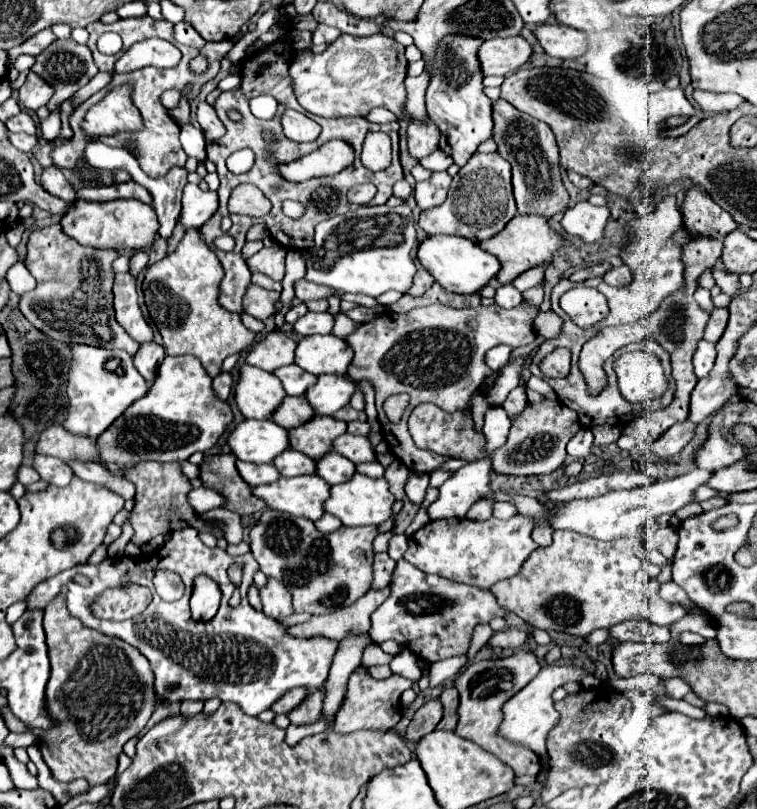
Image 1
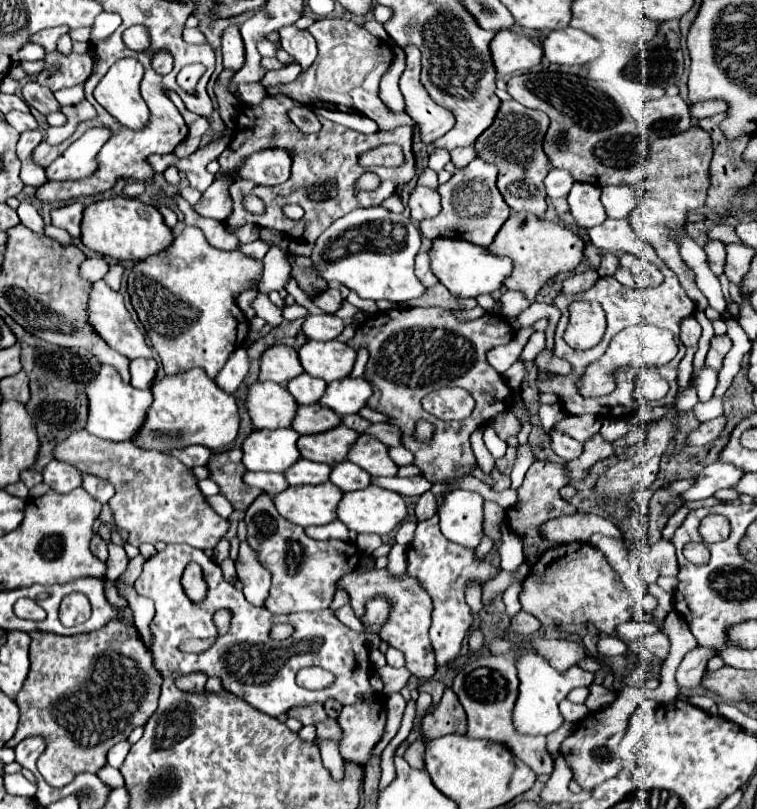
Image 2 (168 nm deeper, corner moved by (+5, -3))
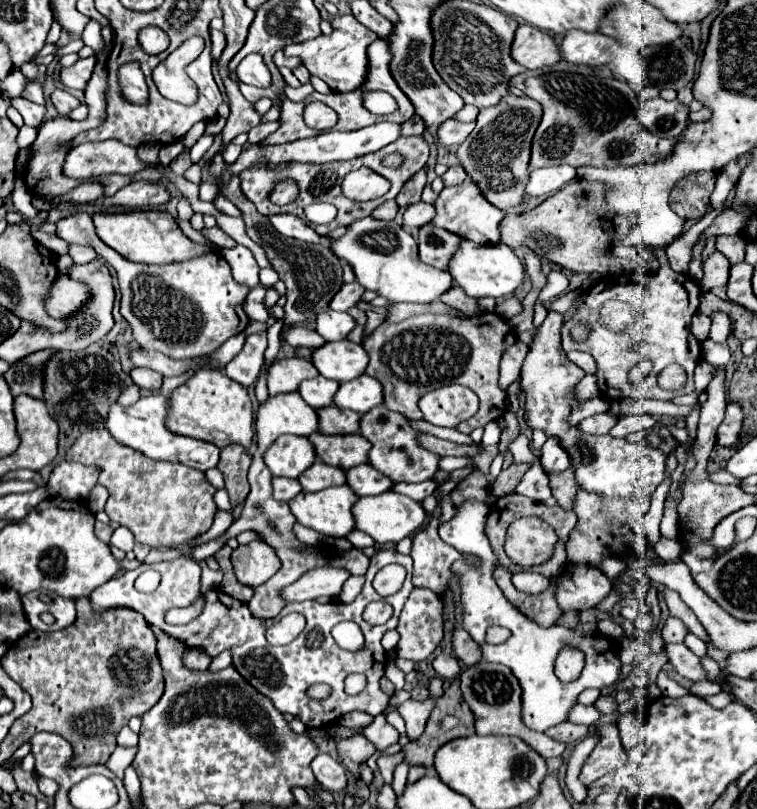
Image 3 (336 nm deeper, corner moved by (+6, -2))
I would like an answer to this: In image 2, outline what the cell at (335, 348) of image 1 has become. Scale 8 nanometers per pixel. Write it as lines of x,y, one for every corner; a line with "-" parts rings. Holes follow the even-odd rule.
305,341
299,351
299,361
311,377
319,377
323,381
335,381
343,377
349,377
357,353
341,341

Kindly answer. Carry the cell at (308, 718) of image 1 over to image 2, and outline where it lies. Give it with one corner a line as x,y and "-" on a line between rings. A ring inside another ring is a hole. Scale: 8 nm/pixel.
327,719
325,723
315,723
315,729
317,729
319,739
335,739
335,741
341,739
341,731
335,719

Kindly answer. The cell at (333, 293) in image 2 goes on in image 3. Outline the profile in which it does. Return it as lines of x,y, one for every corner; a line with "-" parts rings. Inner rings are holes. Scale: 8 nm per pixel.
356,280
350,284
344,284
338,290
338,294
332,298
330,308
338,310
338,312
348,312
350,308
354,308
362,300
362,294
364,294
364,286
360,286

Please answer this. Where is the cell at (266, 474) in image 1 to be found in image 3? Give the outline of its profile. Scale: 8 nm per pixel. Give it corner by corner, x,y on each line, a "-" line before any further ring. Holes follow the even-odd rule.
272,478
272,488
274,488
274,498
282,502
290,502
296,494
302,492
300,482
292,478

